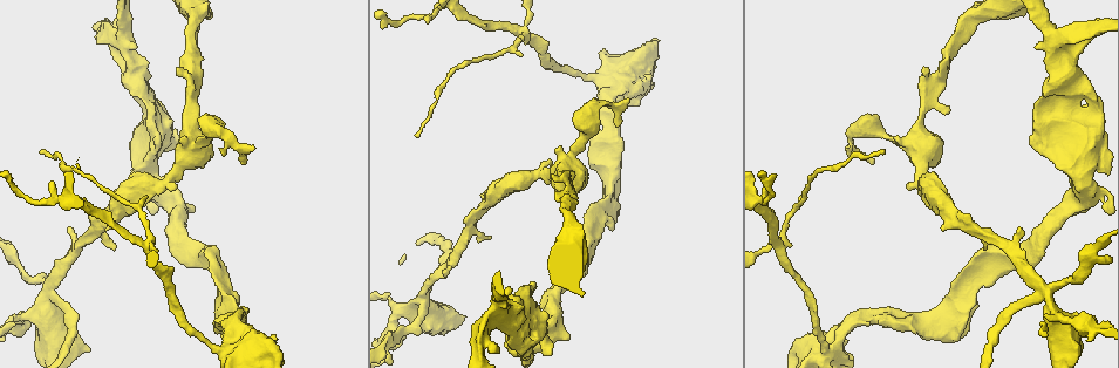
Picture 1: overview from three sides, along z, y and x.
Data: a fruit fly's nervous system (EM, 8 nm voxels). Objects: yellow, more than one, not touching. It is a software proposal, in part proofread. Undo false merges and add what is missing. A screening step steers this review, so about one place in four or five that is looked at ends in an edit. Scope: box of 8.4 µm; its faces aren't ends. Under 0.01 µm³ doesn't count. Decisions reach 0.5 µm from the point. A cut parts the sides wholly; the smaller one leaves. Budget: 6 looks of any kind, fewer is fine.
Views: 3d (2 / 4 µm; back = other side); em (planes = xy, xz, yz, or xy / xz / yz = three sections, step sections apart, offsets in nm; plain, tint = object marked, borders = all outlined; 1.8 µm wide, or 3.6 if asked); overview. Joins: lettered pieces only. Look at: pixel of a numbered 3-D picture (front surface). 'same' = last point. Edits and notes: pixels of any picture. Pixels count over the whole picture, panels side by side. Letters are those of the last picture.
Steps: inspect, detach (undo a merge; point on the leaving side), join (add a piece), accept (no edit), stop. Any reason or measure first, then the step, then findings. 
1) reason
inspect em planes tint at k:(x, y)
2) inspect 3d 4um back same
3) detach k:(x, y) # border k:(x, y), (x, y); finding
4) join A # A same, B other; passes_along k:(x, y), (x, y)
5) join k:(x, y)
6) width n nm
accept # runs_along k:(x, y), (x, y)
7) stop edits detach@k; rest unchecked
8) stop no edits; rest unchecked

looks like a crossing
inspect em planes borders at 1:(525, 34)

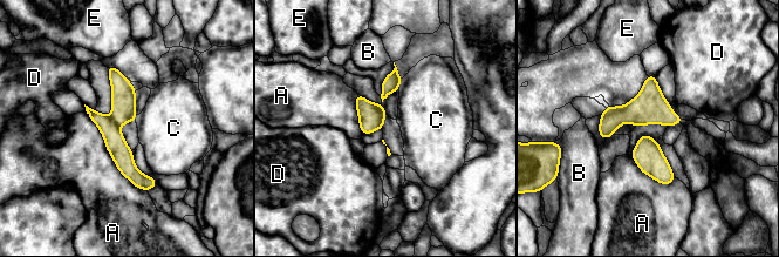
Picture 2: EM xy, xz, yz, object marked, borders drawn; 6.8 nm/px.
detach 2:(382, 110) # A other, B other, C other, D other, E other; border 2:(378, 106), (381, 128); a second neuron is stuck on

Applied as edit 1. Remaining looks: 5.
inspect overview

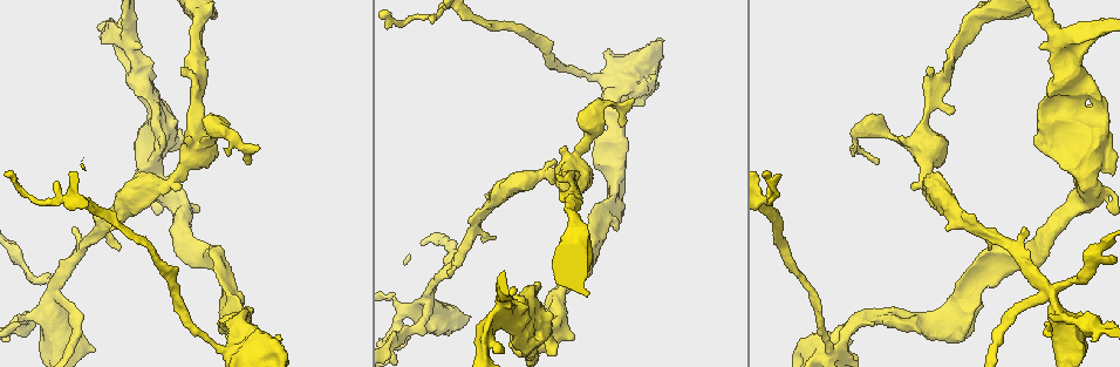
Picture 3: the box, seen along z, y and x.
inspect em planes borders at 3:(149, 187)

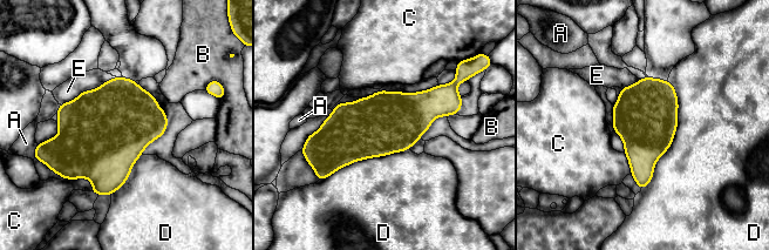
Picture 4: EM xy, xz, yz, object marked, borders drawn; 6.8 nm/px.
width 420 nm
accept # A other, B other, C other, D other, E other; border 4:(669, 81), (678, 127), (641, 190); one neuron here

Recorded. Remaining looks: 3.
inspect 3d 2um back at 3:(1075, 90)

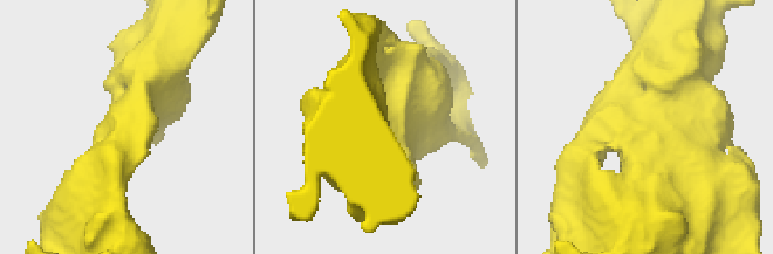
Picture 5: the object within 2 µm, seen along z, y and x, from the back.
inspect em planes borders at 5:(647, 130)

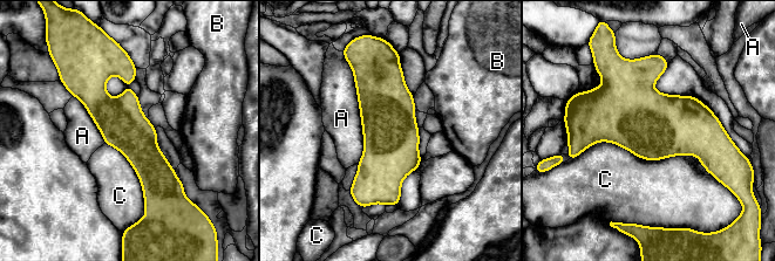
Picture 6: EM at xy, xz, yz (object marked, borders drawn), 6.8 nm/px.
accept # A other, B other, C other; border 6:(691, 155), (595, 142), (576, 157); all the same neuron

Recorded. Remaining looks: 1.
stop edits detach@2; rest unchecked

